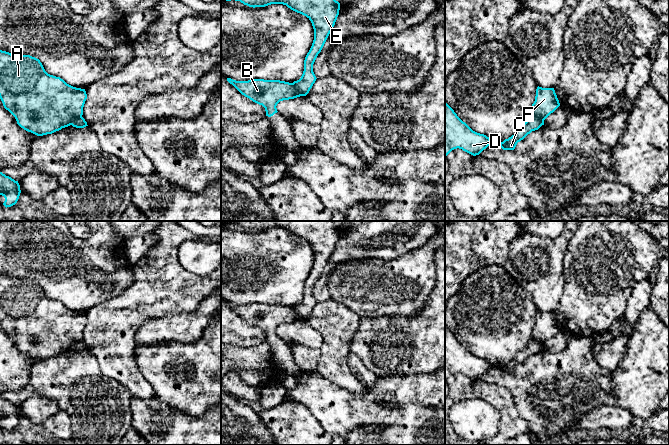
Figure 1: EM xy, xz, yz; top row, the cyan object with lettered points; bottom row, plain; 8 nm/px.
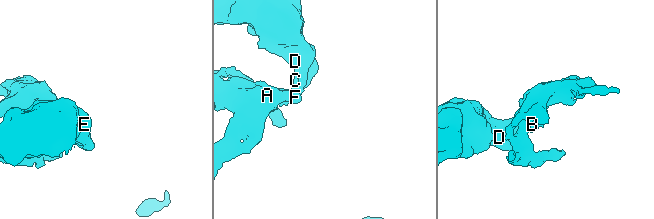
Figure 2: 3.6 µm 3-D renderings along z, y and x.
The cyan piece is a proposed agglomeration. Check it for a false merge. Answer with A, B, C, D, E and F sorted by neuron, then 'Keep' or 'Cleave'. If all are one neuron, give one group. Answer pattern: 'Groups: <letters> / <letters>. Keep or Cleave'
Groups: A B F / C D E. Cleave

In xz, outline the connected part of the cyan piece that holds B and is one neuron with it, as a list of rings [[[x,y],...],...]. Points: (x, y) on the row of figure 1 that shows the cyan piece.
[[[227,78],[242,95],[265,108],[266,116],[277,113],[277,104],[283,100],[294,99],[301,95],[294,88],[293,83],[280,80],[252,79],[236,81]]]

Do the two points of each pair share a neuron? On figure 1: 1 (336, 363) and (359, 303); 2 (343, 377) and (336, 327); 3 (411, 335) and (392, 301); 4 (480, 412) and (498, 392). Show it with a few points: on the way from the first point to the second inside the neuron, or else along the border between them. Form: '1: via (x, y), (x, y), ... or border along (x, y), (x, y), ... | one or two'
1: border along (335, 300), (346, 305), (359, 317) | two
2: via (336, 365), (336, 339) | one
3: border along (422, 307), (417, 313), (410, 316), (377, 317) | two
4: border along (465, 399), (485, 399), (497, 410), (499, 424) | two

